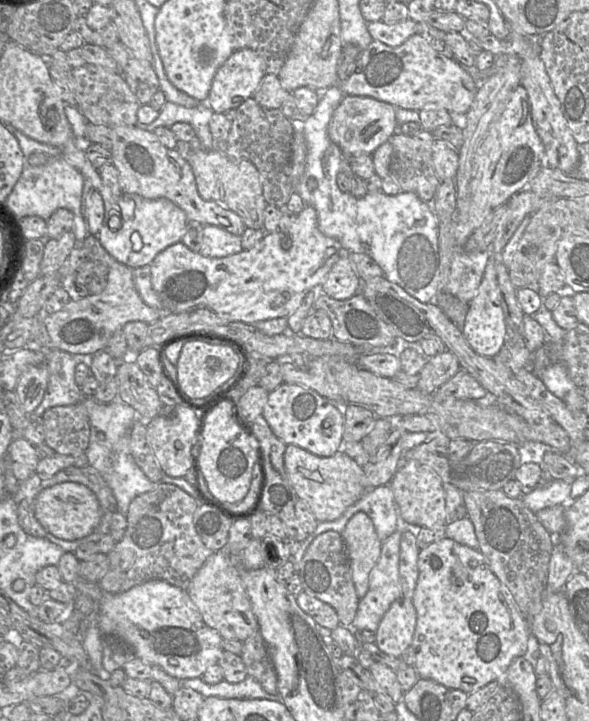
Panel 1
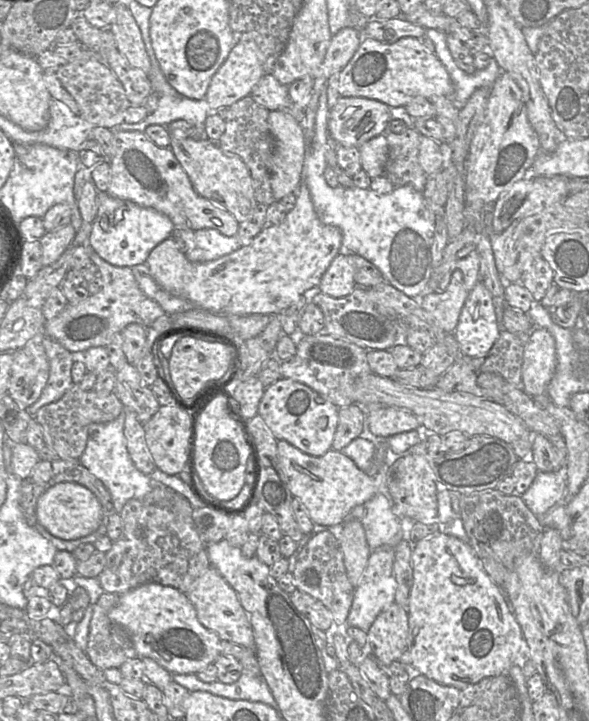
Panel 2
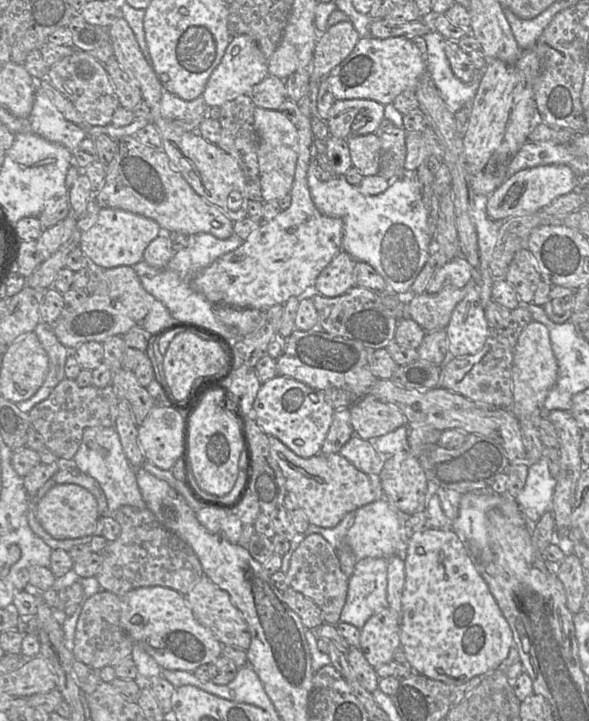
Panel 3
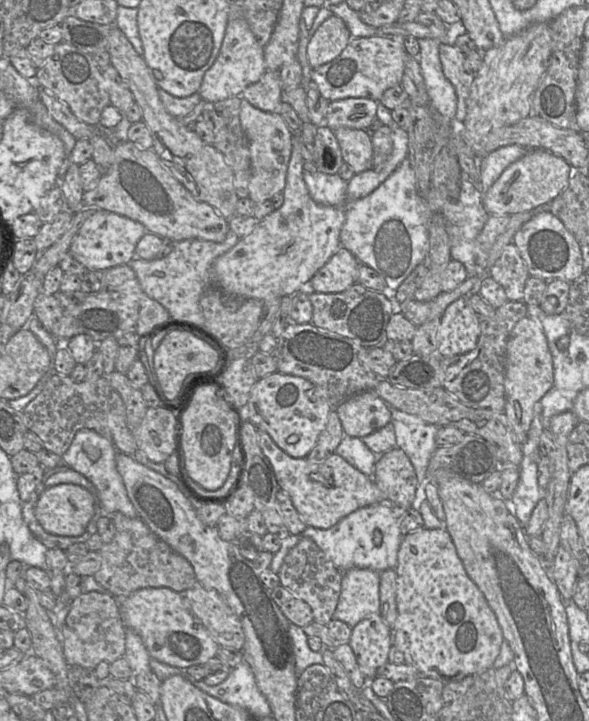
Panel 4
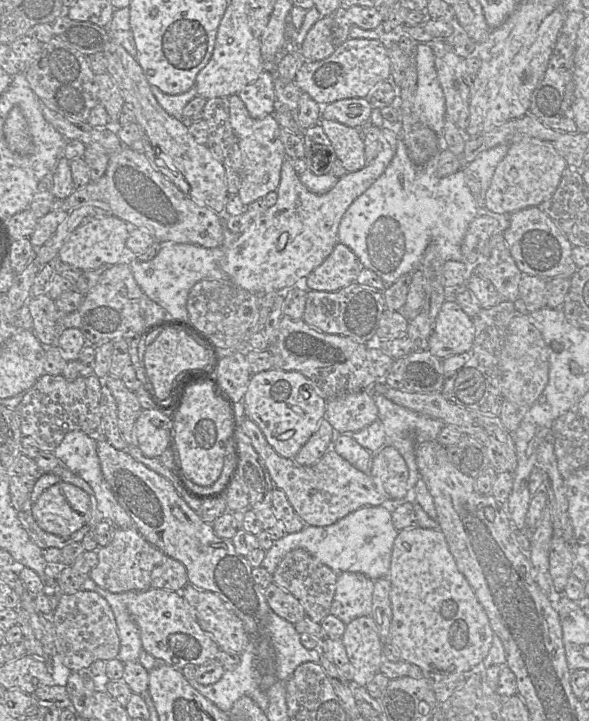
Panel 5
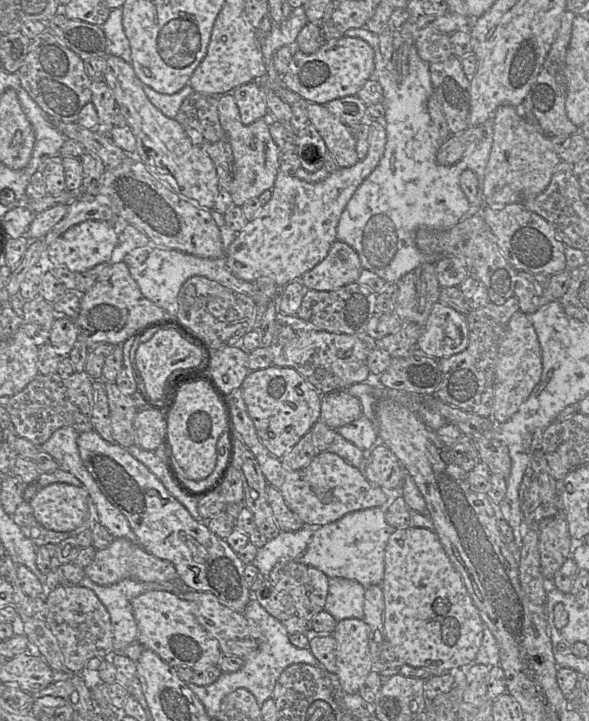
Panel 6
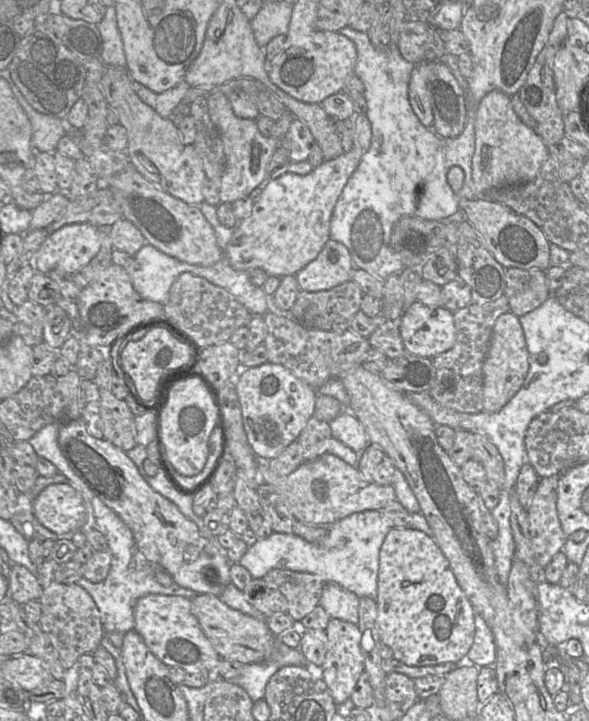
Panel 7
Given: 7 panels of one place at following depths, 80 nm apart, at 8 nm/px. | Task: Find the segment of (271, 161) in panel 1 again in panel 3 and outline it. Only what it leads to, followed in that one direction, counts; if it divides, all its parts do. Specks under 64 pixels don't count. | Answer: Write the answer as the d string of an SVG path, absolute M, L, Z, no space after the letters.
M241 95L218 108L209 108L207 115L214 116L220 122L221 136L217 146L238 162L244 174L247 197L250 200L263 201L258 163L259 137L254 127L255 108L248 95Z

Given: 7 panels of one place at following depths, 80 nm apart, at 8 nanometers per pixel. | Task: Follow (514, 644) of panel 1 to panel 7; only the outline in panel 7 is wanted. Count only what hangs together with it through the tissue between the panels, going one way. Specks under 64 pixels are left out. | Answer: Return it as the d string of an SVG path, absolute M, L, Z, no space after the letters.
M405 527L387 533L379 552L376 602L381 642L407 666L457 663L473 644L475 610L434 539L422 531Z

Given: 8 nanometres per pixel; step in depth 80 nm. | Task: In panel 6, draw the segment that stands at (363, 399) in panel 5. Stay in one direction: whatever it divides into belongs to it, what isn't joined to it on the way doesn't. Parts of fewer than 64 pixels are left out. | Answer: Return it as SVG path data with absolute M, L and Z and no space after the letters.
M336 390L321 396L320 421L337 429L358 419L362 413L359 399L346 390Z

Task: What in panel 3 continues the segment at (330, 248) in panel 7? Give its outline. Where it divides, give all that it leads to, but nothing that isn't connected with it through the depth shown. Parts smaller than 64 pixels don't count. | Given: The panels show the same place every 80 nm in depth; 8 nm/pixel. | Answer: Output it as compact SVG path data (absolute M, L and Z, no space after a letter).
M343 249L338 252L316 278L314 286L318 294L325 297L336 297L356 286L354 283L356 261Z

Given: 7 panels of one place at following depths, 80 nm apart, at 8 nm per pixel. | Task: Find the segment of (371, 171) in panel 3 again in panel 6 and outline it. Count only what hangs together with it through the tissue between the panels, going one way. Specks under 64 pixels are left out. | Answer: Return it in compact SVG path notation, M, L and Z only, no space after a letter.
M287 88L278 90L277 96L289 105L305 110L310 124L317 129L340 168L357 164L359 158L356 138L349 131L347 124L330 113L325 105L309 102Z

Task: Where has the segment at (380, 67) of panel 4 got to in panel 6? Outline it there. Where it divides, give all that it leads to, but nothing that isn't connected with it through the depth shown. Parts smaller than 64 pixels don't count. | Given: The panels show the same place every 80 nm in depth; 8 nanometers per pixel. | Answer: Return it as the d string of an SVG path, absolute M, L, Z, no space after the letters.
M342 36L327 40L312 54L295 50L283 81L287 89L303 99L325 105L331 100L356 96L366 81L372 79L375 70L375 51L366 41Z

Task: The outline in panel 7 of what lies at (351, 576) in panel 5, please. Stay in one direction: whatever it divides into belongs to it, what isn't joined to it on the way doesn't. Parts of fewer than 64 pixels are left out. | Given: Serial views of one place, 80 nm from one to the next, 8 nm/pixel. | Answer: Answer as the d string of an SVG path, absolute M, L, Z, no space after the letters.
M325 583L319 601L330 619L340 619L349 623L358 623L360 598L353 592L335 583Z

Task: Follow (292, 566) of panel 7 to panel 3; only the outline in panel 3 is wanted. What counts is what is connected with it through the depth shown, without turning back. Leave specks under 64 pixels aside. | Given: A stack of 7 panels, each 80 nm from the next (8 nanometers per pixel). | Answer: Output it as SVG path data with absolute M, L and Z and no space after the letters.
M377 499L354 511L349 512L342 518L340 523L333 528L323 528L323 527L310 524L305 533L297 534L290 541L290 550L282 556L282 565L280 571L284 573L288 571L293 552L298 548L299 544L304 540L304 538L307 535L314 534L314 533L318 533L321 536L323 536L336 551L343 546L348 546L353 552L353 554L355 555L357 560L368 558L368 557L391 558L394 555L401 556L404 559L404 554L405 554L404 543L406 542L406 537L404 535L404 527L402 527L398 518L398 512L404 513L401 512L400 510L397 510L395 507L393 507L386 499Z

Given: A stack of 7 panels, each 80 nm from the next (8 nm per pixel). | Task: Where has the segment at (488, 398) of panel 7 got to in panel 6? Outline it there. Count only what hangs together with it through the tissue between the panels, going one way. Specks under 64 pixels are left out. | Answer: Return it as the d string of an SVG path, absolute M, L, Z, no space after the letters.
M517 311L508 320L498 344L491 417L498 423L508 421L529 397L541 375L542 356L536 331L527 315Z

